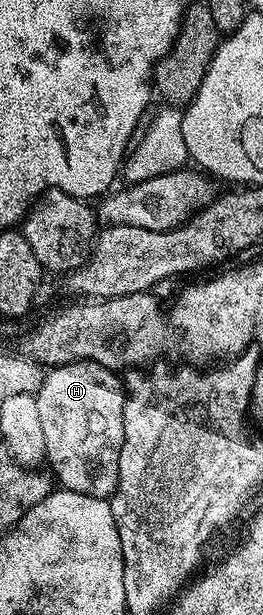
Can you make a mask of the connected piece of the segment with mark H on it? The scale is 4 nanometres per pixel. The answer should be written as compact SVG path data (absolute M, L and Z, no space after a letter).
M84 359L78 363L65 363L62 367L46 370L43 385L35 393L39 405L39 418L43 428L43 445L47 467L64 490L83 493L91 497L109 499L119 481L119 453L123 445L123 405L125 388L118 372L112 367Z

